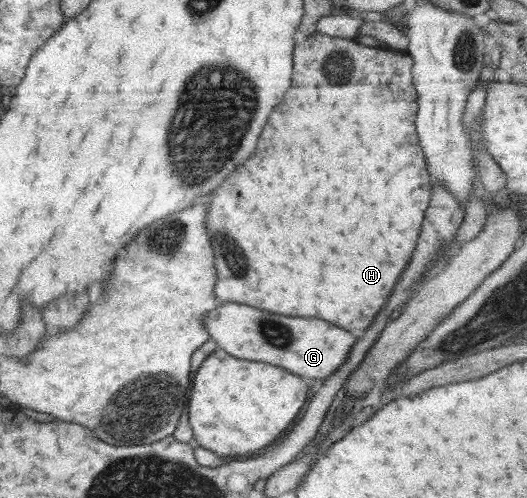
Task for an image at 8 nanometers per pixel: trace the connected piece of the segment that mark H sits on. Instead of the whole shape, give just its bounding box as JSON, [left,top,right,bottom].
[205,31,433,338]

